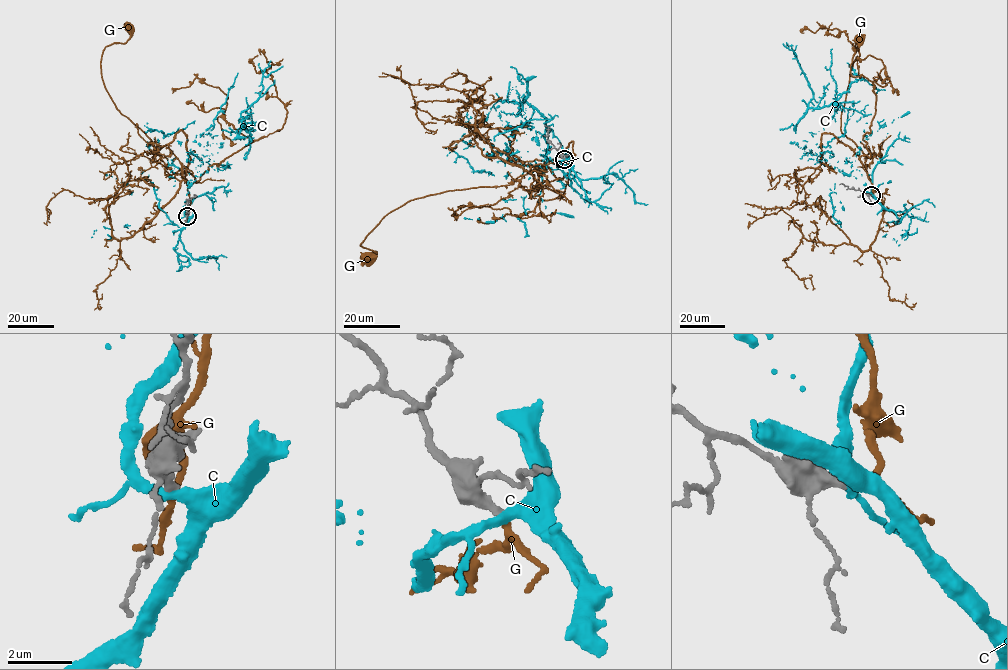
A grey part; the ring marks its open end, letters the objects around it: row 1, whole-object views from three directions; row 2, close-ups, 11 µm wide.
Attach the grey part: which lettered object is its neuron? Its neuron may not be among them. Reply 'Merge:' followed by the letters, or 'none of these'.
Merge: G

